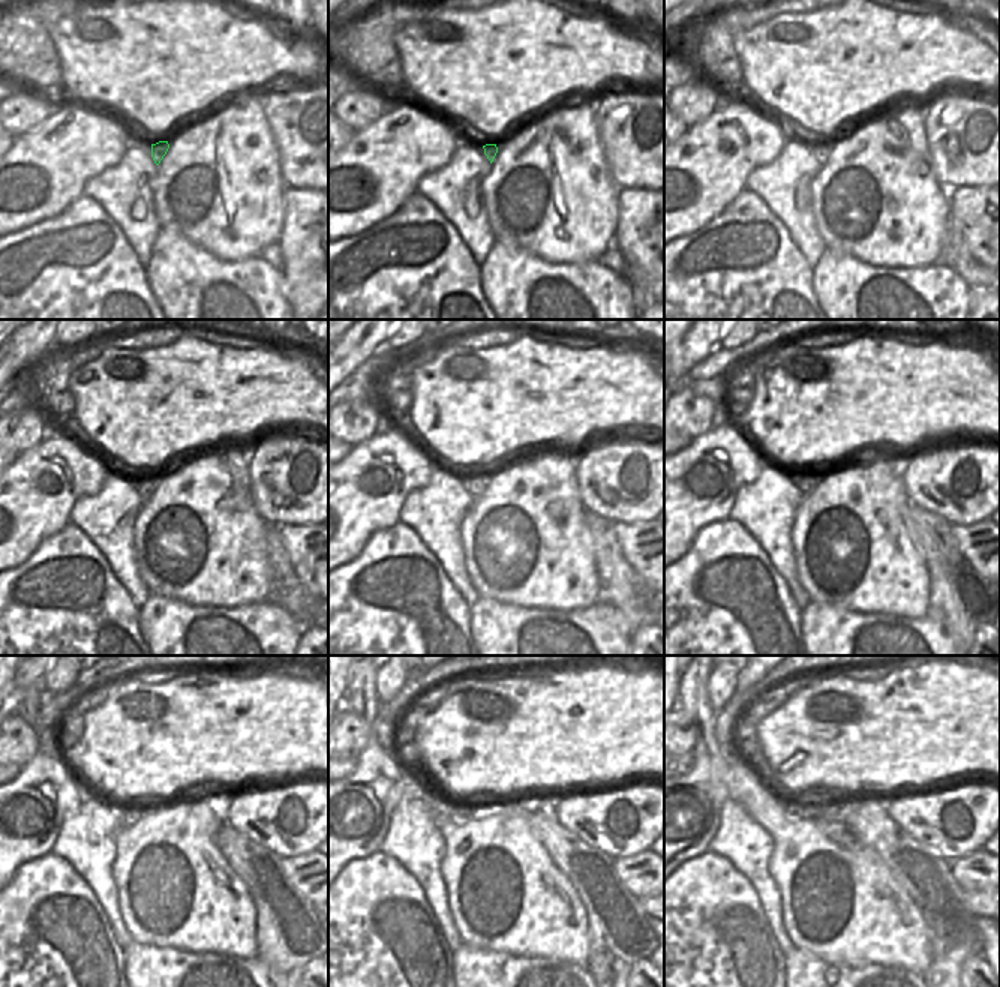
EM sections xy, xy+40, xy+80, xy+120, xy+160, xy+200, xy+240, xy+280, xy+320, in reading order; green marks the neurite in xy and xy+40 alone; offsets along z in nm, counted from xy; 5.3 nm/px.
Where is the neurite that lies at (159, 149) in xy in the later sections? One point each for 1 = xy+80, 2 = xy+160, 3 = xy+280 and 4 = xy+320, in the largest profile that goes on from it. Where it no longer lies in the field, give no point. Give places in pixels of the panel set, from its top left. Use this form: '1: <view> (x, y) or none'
1: xy+80 (820, 150)
2: xy+160 (476, 485)
3: xy+280 (459, 812)
4: xy+320 (793, 810)

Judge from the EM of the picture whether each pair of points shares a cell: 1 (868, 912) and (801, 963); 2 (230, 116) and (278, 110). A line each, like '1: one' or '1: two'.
1: two
2: two

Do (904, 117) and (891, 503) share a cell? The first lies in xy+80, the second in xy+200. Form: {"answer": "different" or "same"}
{"answer": "same"}

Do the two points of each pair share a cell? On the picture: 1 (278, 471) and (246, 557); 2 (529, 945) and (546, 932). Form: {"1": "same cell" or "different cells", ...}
{"1": "different cells", "2": "same cell"}

